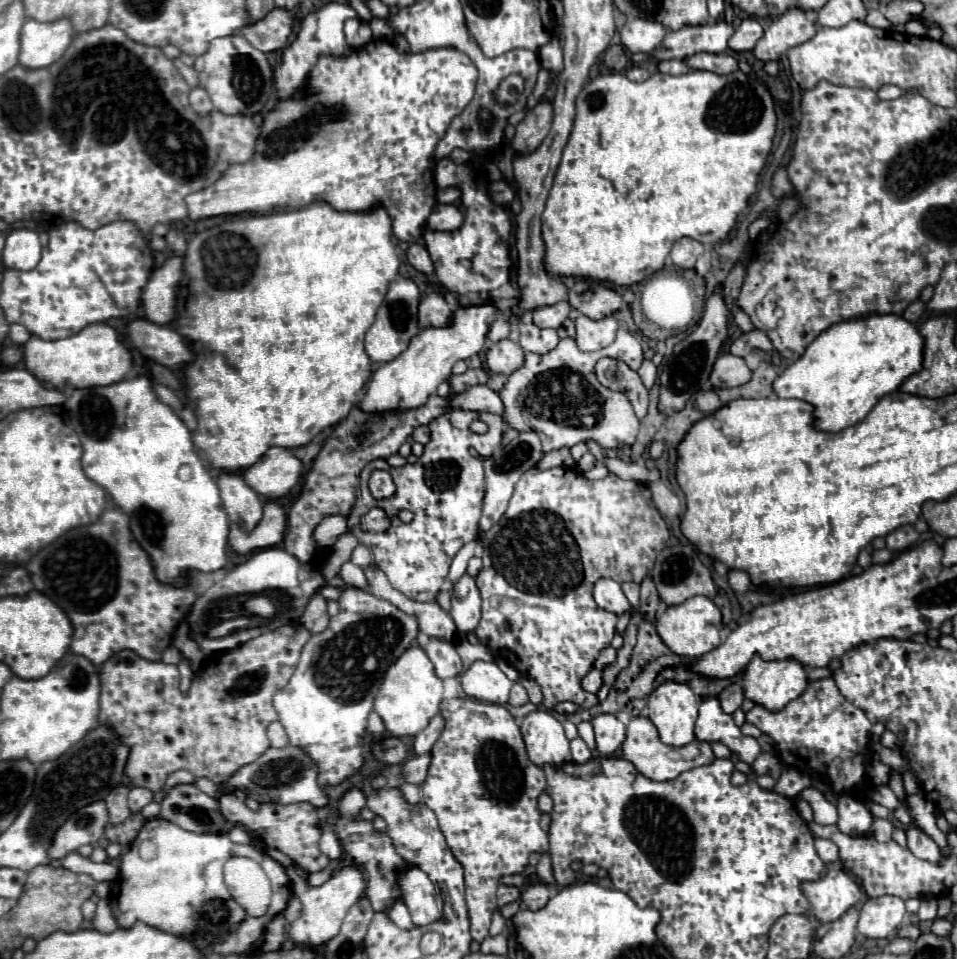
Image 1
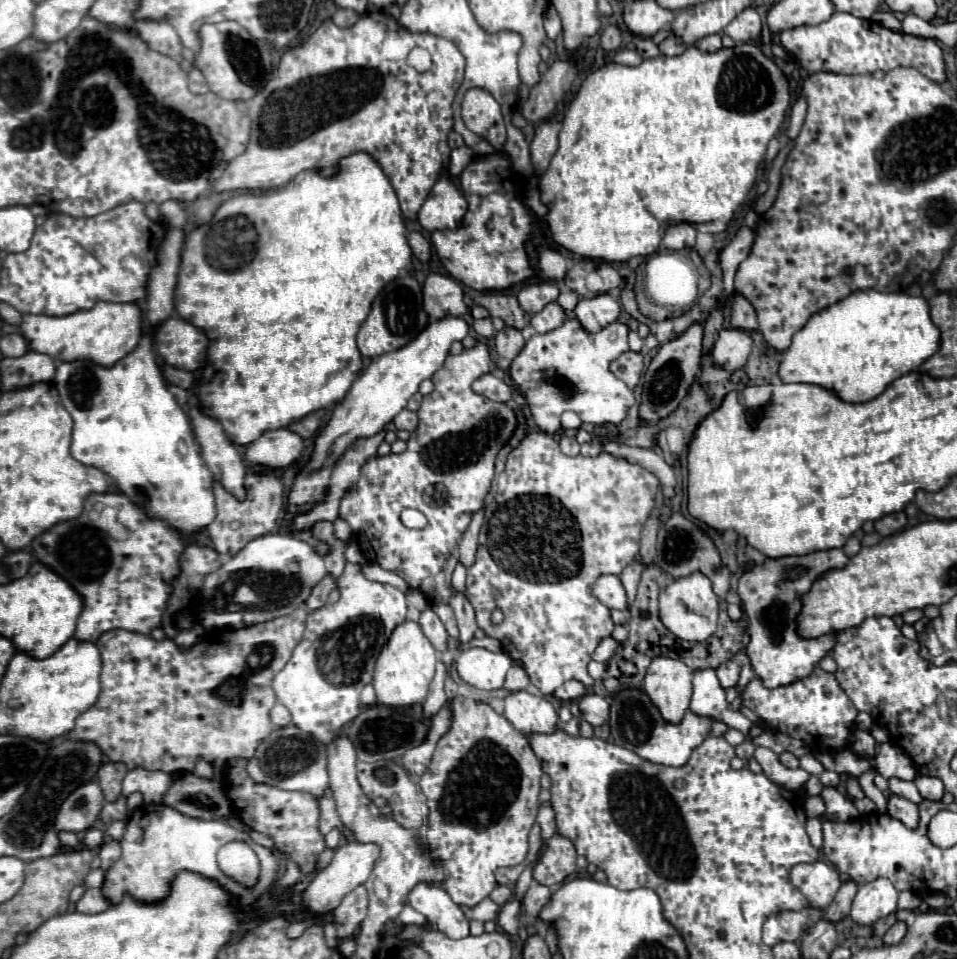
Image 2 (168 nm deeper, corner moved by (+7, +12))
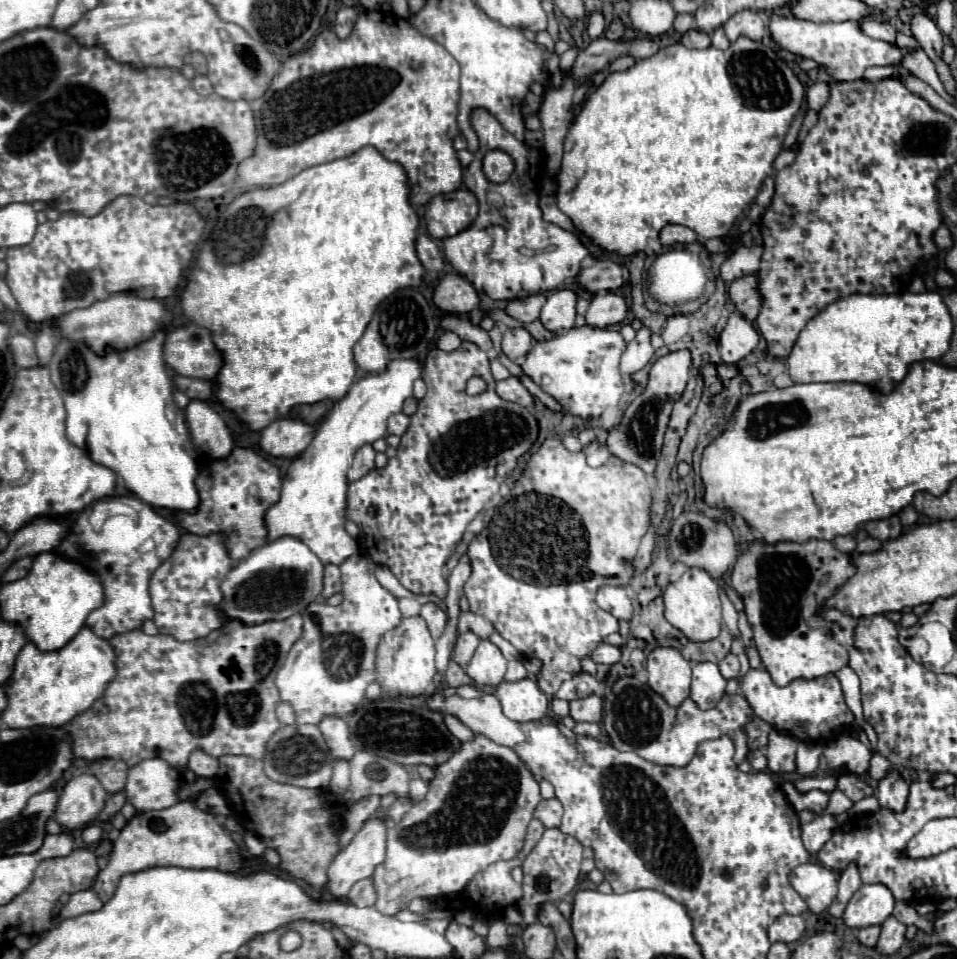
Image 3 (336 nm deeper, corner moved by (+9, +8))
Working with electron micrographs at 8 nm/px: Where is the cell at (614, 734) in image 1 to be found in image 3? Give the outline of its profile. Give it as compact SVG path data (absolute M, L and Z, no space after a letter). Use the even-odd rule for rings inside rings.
M595 694L581 698L581 700L573 700L571 704L571 716L575 722L601 722L601 714L603 714L603 700Z

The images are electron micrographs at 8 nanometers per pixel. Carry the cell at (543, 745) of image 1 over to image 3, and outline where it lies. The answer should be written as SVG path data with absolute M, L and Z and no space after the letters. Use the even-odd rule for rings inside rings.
M531 678L523 682L501 682L497 686L497 698L509 720L531 722L547 716L549 700Z

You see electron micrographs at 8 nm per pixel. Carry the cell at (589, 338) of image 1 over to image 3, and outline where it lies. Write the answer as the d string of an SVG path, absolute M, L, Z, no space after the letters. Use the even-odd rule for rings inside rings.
M599 292L591 298L591 304L585 312L585 322L593 328L607 328L623 322L627 314L625 300L613 292Z

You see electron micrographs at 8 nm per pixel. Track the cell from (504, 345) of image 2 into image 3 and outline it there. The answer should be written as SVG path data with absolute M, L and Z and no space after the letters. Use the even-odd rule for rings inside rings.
M511 328L503 334L503 342L501 342L501 348L503 348L503 354L517 362L517 360L523 360L527 356L527 352L531 350L531 334L525 330L525 328Z

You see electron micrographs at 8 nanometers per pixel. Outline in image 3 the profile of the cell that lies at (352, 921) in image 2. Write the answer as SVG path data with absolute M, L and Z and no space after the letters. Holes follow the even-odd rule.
M371 878L357 882L351 892L347 894L347 902L353 906L373 906L375 904L375 890L371 884Z

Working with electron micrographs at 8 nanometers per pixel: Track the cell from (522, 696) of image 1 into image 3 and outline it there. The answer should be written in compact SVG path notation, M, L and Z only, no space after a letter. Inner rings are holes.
M511 660L507 664L507 672L505 672L505 680L507 682L519 682L519 680L525 680L527 676L529 674L527 674L527 670L525 670L521 660Z

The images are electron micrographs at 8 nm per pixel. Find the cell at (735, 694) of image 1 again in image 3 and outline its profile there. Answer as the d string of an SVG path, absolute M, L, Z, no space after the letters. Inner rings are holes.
M727 654L721 662L719 662L719 670L721 670L721 676L725 680L731 680L731 678L737 678L739 676L739 660L735 654Z

